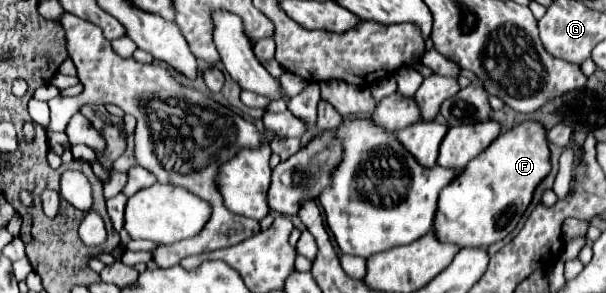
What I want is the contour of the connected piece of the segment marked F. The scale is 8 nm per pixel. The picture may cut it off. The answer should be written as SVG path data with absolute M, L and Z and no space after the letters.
M525 120L495 138L467 168L455 184L443 188L439 212L435 214L435 234L441 242L473 248L487 248L515 230L523 212L531 204L535 188L551 172L551 152L547 130L535 120Z

